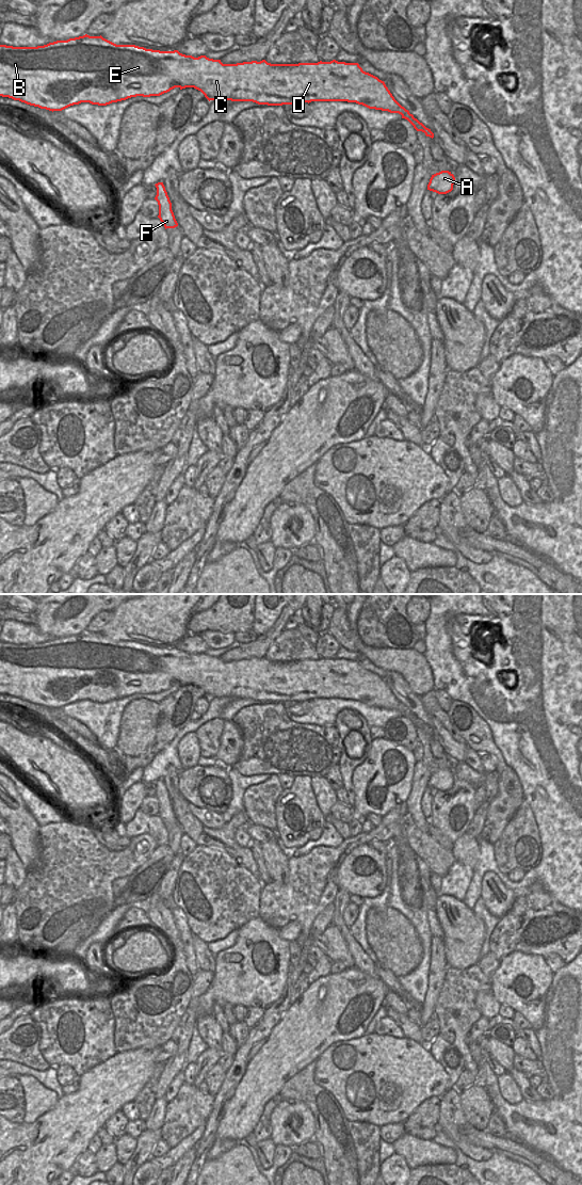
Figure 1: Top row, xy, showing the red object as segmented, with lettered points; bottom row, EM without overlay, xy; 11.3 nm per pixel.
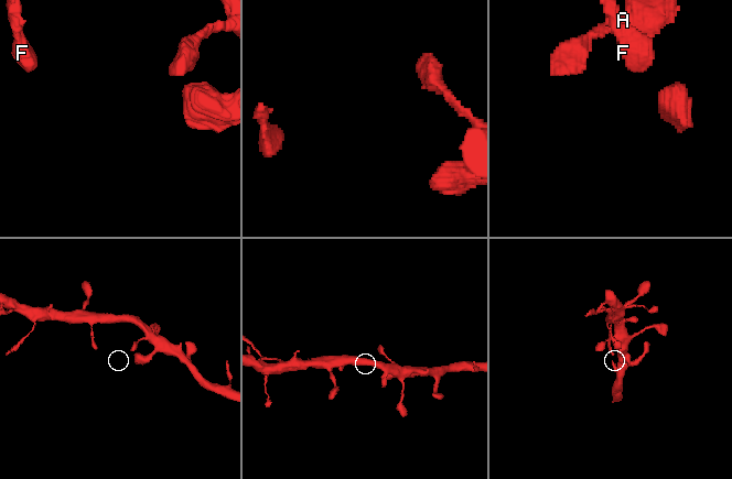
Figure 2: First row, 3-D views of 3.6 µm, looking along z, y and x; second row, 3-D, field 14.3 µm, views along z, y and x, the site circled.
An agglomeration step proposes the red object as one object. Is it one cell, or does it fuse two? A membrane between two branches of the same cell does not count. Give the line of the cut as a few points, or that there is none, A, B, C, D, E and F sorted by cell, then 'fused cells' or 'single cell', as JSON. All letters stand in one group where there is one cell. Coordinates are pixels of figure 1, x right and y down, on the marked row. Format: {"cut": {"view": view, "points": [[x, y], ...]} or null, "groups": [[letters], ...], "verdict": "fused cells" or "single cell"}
{"cut": null, "groups": [["A", "B", "C", "D", "E", "F"]], "verdict": "single cell"}

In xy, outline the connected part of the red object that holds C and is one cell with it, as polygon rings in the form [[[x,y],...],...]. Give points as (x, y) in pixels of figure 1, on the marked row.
[[[87,34],[67,41],[56,41],[37,47],[13,47],[0,45],[0,96],[19,100],[30,106],[49,111],[62,111],[81,102],[107,106],[112,102],[126,100],[131,97],[160,96],[171,90],[194,87],[210,100],[253,101],[258,105],[282,106],[303,105],[311,101],[347,101],[362,105],[369,109],[399,113],[407,119],[417,131],[434,138],[431,129],[414,117],[392,96],[385,82],[366,73],[358,63],[345,63],[333,60],[330,62],[271,64],[265,60],[260,62],[243,62],[223,64],[221,60],[209,59],[206,55],[194,58],[178,50],[160,51],[146,49],[135,45],[116,45],[100,36]]]

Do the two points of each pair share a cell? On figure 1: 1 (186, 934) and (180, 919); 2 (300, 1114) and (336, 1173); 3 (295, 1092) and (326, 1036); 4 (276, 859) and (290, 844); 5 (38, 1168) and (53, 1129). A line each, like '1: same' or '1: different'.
1: same
2: different
3: different
4: different
5: same

